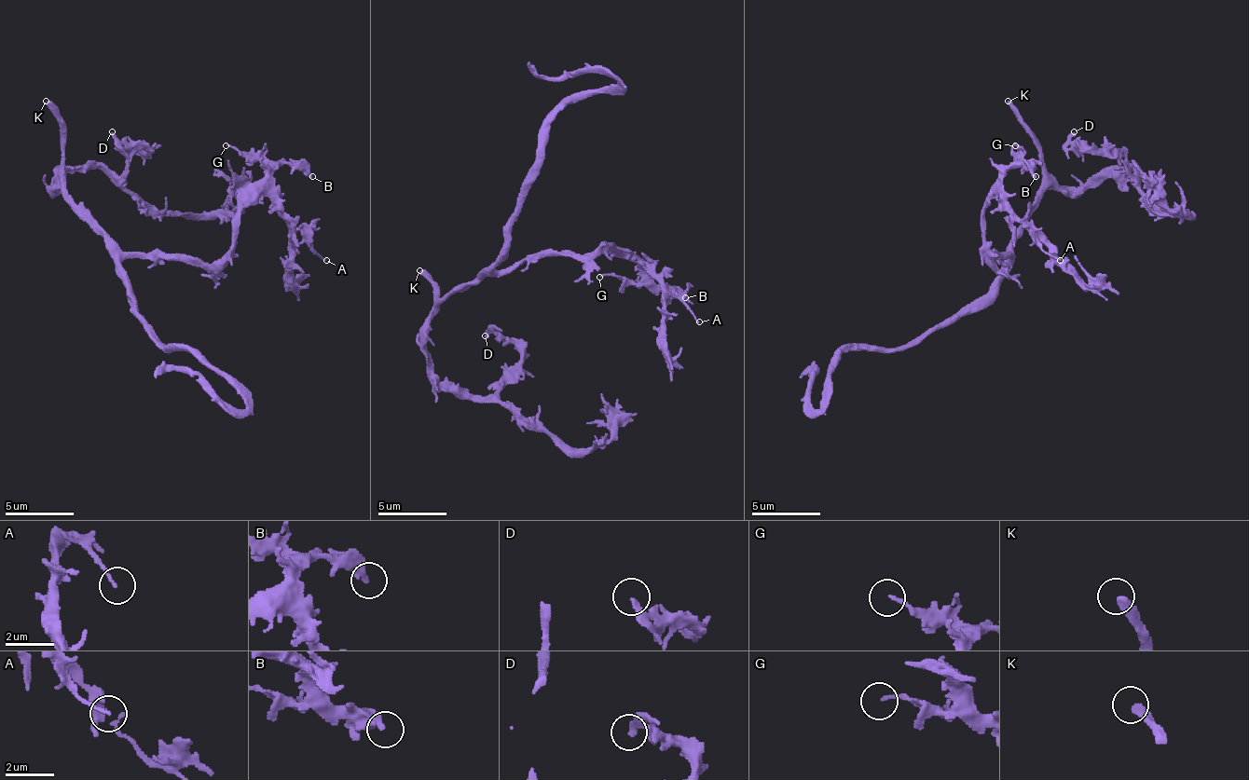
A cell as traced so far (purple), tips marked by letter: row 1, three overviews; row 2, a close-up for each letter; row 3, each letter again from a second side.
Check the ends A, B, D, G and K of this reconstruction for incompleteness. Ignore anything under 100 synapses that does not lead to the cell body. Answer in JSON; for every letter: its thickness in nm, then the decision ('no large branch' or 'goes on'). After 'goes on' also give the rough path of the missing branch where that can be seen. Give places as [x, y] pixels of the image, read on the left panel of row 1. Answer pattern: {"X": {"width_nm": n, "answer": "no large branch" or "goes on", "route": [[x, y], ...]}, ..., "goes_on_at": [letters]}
{"A": {"width_nm": 110, "answer": "no large branch"}, "B": {"width_nm": 320, "answer": "no large branch"}, "D": {"width_nm": 220, "answer": "no large branch"}, "G": {"width_nm": 130, "answer": "no large branch"}, "K": {"width_nm": 360, "answer": "goes on"}, "goes_on_at": ["K"]}

